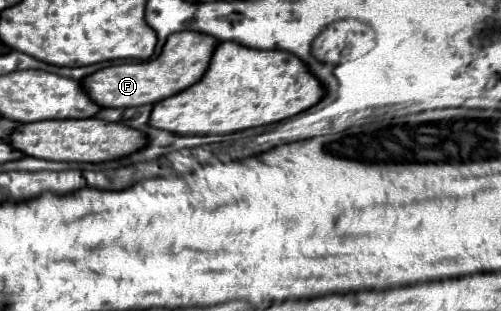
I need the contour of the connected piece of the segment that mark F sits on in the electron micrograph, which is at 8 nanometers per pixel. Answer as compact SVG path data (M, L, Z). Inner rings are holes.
M175 33L167 39L159 57L145 63L123 63L99 69L93 75L87 75L81 85L87 91L89 99L99 107L121 109L157 103L199 81L203 69L207 69L207 61L211 59L211 49L215 49L215 45L217 41L203 37L203 33Z

